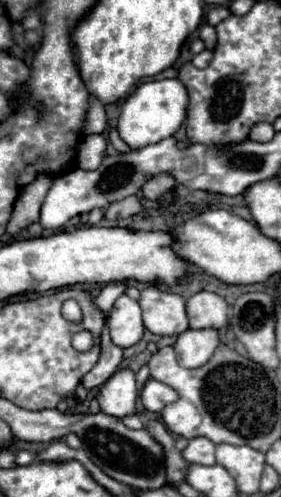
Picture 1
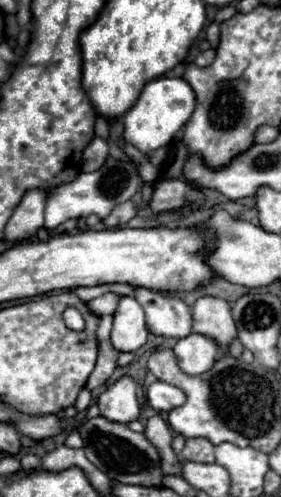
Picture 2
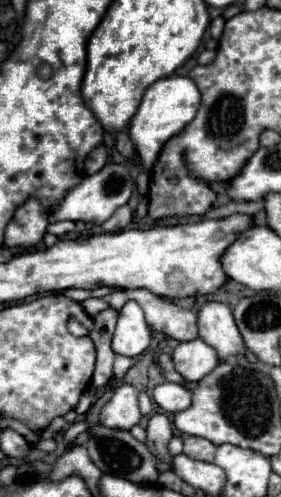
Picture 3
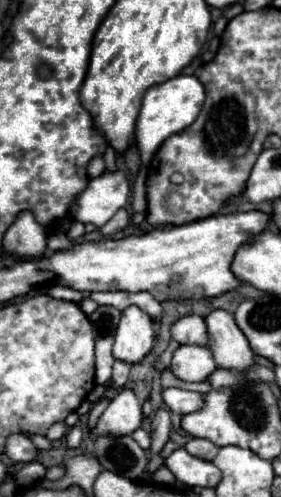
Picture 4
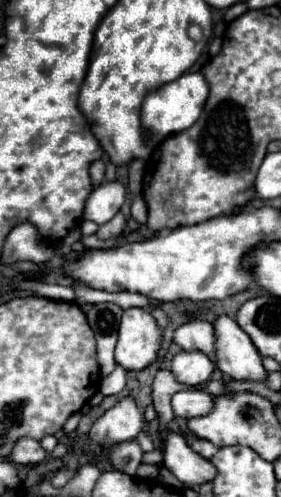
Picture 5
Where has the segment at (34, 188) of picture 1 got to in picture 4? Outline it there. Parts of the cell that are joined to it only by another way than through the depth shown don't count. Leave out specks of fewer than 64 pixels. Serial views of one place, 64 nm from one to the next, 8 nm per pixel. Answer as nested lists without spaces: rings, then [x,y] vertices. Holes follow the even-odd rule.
[[[22,212],[4,234],[4,252],[20,258],[38,260],[46,252],[46,230],[40,226],[32,212]],[[44,236],[44,240],[42,240]]]

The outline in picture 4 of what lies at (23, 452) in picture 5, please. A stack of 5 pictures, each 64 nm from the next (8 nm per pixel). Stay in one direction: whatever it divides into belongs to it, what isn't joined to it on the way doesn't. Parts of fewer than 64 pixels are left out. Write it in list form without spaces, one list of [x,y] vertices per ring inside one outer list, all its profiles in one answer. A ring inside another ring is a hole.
[[[12,434],[6,444],[6,454],[14,462],[34,462],[38,458],[38,448],[28,436],[22,434]]]

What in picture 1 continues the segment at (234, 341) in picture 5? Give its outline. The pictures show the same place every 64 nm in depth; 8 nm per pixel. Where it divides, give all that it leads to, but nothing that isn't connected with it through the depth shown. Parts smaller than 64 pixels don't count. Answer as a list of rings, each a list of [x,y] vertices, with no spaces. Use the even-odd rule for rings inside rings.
[[[198,292],[186,302],[186,312],[190,318],[192,330],[222,330],[230,326],[228,304],[222,296],[212,292]]]

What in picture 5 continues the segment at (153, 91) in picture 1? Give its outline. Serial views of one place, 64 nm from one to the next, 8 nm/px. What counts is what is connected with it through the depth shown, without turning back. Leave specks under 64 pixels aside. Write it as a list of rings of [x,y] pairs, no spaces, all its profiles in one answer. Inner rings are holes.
[[[188,72],[164,86],[160,86],[156,92],[150,92],[144,100],[142,108],[142,124],[144,130],[152,134],[154,142],[162,142],[164,138],[182,132],[184,128],[190,128],[204,108],[204,102],[208,98],[208,82],[200,72]]]

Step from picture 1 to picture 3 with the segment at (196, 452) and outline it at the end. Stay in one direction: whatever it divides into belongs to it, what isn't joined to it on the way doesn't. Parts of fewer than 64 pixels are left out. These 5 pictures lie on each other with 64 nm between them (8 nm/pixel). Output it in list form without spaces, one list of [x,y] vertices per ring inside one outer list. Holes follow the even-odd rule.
[[[184,436],[184,454],[194,458],[194,460],[204,460],[204,462],[214,462],[216,446],[206,440],[206,438],[196,438],[196,436]]]

